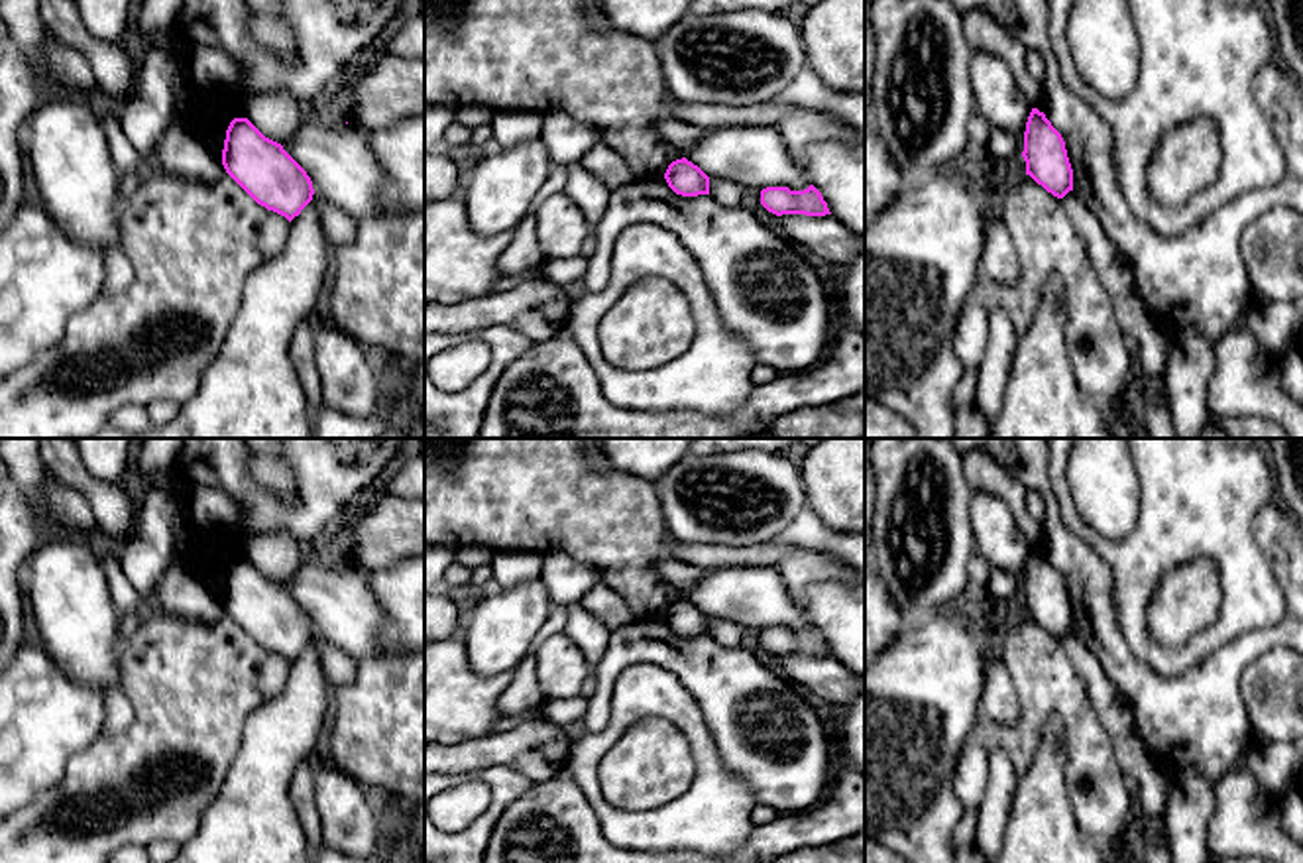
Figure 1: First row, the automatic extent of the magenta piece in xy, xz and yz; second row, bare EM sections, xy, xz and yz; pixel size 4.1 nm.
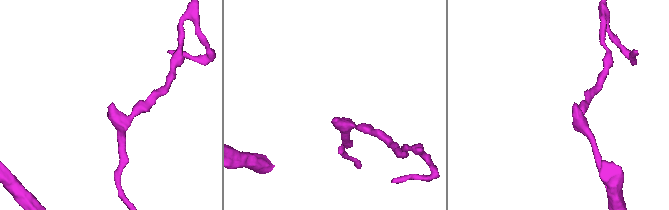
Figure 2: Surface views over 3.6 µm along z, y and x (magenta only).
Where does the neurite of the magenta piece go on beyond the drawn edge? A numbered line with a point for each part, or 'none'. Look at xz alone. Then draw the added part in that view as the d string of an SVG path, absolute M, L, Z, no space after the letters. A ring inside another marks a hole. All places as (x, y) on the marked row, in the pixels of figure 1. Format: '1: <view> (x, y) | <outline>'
none

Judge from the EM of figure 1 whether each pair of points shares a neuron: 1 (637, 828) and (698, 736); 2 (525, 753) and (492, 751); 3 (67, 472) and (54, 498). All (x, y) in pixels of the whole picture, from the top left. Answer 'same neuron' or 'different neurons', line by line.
1: same neuron
2: same neuron
3: different neurons

